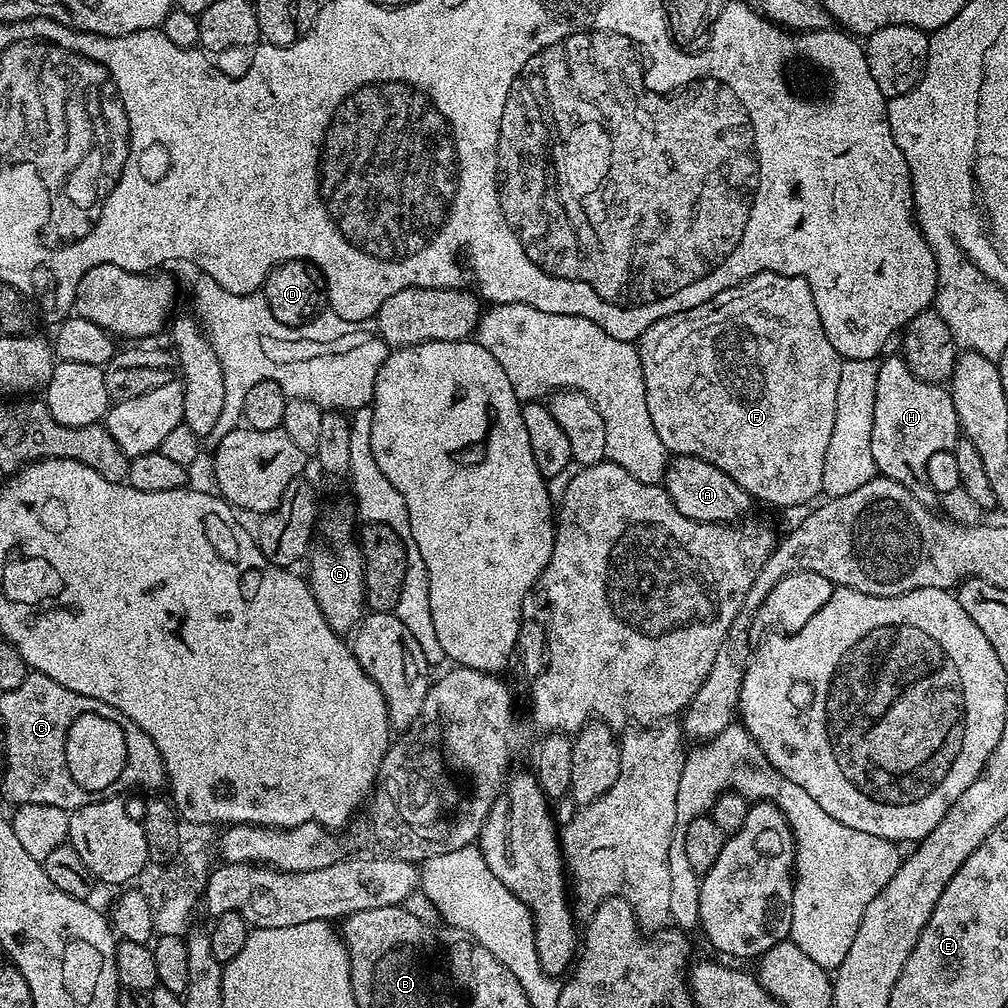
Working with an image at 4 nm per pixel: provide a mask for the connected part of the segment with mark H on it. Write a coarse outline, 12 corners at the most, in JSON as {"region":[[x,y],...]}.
{"region":[[879,361],[870,449],[879,475],[920,494],[955,449],[947,387]]}

